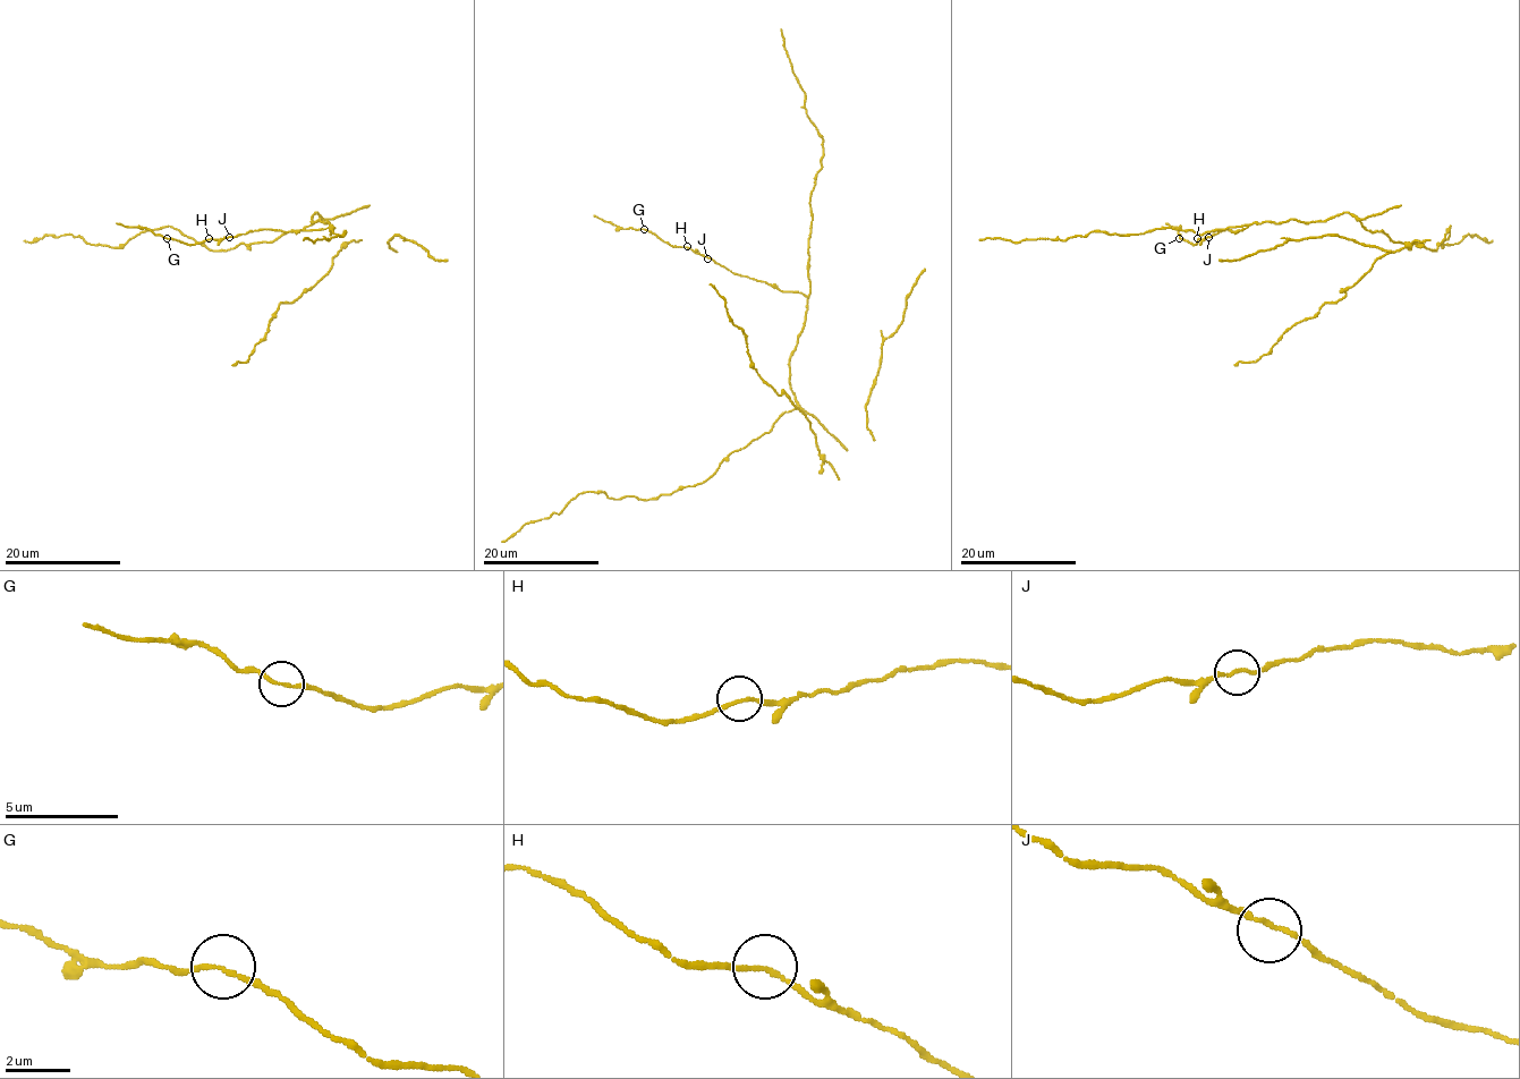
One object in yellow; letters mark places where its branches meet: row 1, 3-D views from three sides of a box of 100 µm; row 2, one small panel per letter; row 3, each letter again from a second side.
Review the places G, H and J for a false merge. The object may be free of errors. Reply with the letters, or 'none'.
none

